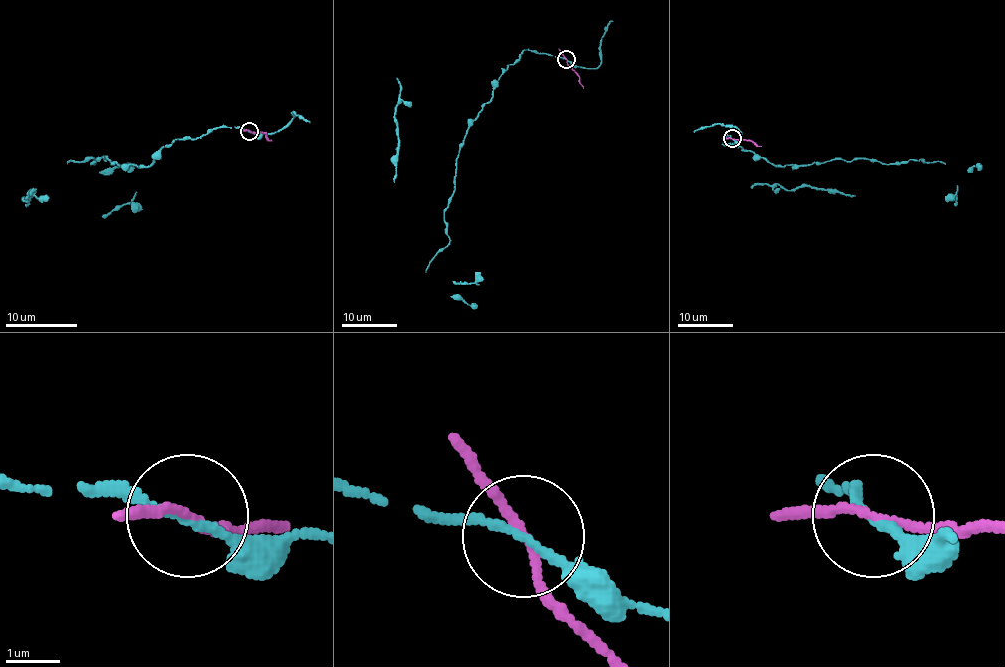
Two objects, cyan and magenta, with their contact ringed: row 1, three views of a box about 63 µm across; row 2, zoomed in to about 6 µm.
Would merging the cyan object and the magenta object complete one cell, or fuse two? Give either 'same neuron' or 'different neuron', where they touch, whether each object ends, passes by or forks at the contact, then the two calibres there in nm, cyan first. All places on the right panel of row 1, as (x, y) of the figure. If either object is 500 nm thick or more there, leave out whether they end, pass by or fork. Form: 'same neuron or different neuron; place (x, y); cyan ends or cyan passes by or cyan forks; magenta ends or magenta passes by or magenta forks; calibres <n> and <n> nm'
different neuron; place (732, 138); cyan passes by; magenta passes by; calibres 140 and 140 nm

